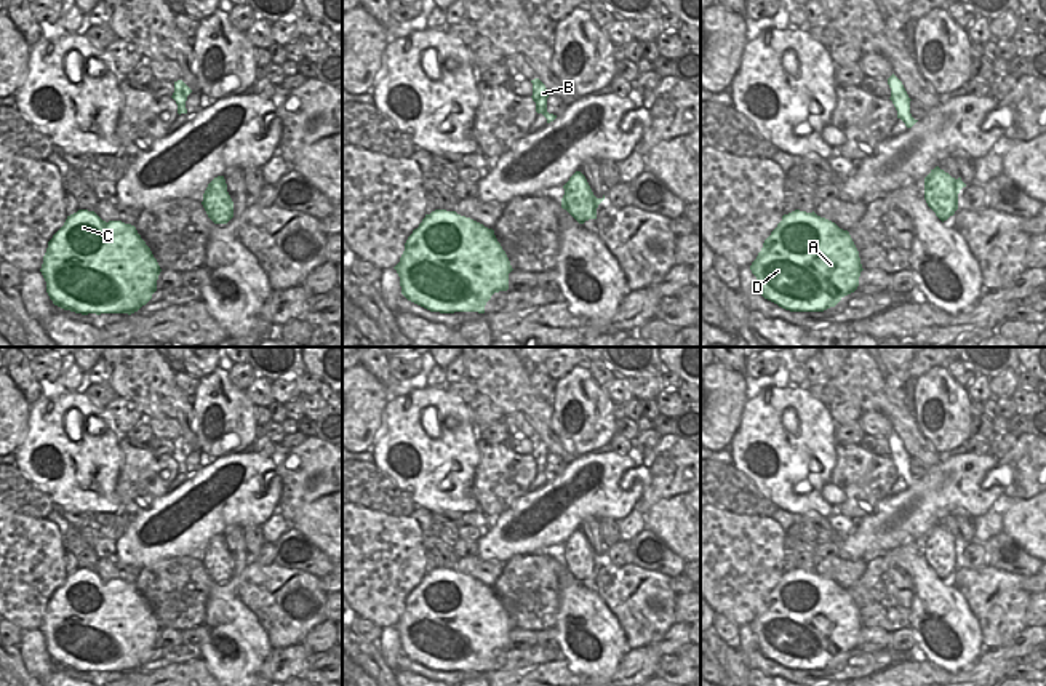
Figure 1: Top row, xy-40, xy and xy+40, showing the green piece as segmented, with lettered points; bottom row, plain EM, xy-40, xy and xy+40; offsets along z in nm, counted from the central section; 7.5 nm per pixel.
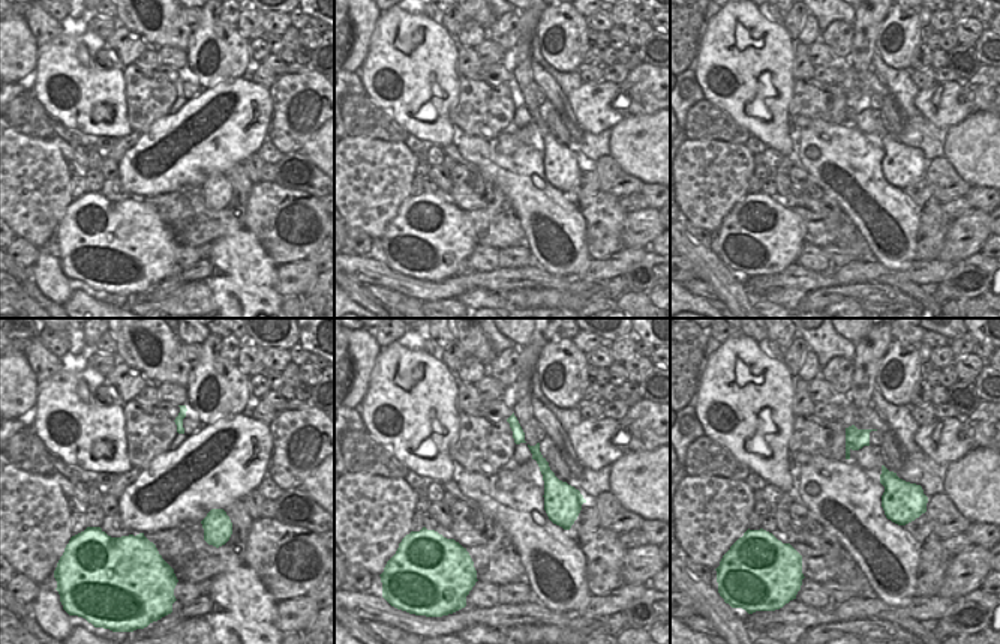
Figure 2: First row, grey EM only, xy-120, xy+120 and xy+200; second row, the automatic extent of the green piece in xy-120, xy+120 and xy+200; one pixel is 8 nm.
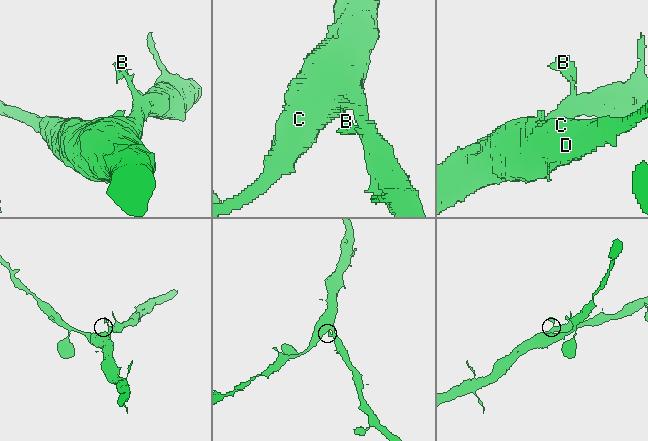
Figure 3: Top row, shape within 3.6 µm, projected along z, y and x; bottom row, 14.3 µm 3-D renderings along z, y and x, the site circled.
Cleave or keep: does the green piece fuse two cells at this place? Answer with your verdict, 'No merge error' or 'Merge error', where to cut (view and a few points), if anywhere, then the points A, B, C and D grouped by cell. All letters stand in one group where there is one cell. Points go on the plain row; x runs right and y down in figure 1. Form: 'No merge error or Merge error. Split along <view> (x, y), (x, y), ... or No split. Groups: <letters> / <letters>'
No merge error. No split. Groups: A B C D

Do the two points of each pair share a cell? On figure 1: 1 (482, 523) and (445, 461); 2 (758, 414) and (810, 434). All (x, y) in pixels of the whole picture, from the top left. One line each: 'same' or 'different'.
1: different
2: same

